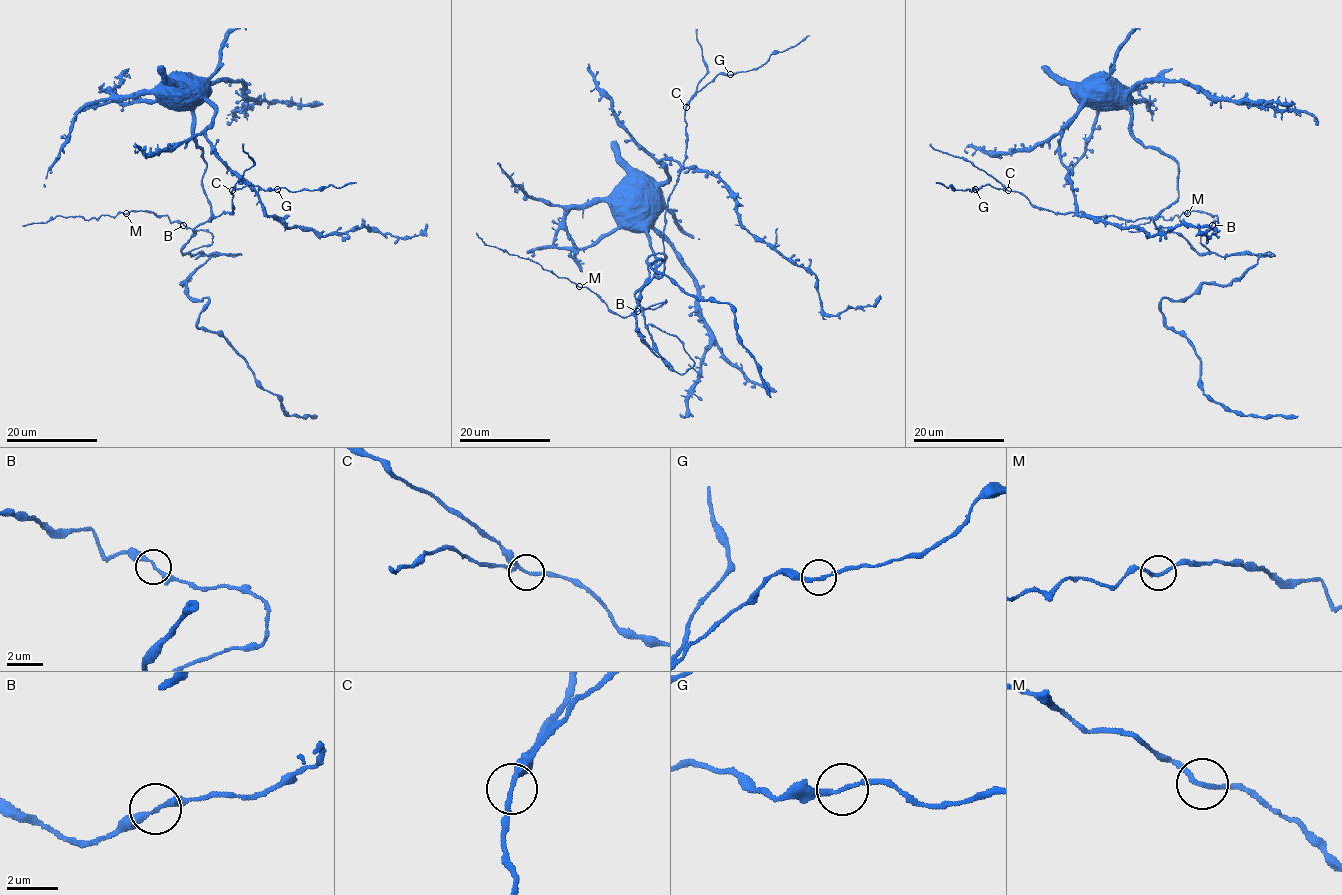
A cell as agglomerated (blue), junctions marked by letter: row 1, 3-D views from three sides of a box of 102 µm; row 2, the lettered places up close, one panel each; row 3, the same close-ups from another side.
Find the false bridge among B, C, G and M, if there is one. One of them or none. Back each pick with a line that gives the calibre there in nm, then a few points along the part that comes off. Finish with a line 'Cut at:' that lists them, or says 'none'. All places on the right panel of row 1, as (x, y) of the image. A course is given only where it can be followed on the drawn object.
C: 180 nm thick; foreign part runs (1008, 190), (972, 164), (936, 150), (930, 143)
Cut at: C

